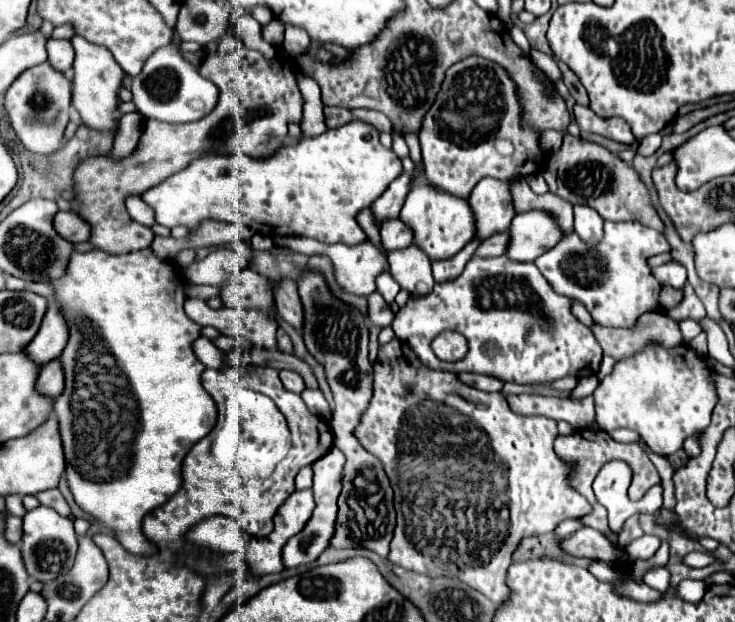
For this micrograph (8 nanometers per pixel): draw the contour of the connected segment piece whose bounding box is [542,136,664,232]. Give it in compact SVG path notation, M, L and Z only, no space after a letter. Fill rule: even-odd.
M564 136L564 150L560 150L560 156L550 158L550 164L546 164L542 176L550 184L550 192L570 200L572 204L592 206L604 220L636 220L644 226L664 232L664 222L652 206L650 192L644 186L642 176L630 164L596 142Z

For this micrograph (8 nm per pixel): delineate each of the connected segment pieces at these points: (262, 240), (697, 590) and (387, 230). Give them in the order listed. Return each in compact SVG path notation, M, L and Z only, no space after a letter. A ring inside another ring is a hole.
M256 233L251 239L251 246L253 250L267 251L274 246L274 242L271 237Z
M682 580L678 584L678 592L680 592L680 598L684 598L686 602L698 602L704 592L706 592L706 582L698 582L698 580Z
M390 218L382 222L380 228L382 236L382 246L386 250L396 250L396 248L406 248L414 242L414 232L410 226L406 226L400 218Z

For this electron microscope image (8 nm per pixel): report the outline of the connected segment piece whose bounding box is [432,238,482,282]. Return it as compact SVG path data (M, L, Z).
M474 238L470 240L456 256L448 258L448 260L434 260L432 262L432 272L434 272L434 280L436 282L448 282L452 278L458 278L458 274L462 274L466 262L472 258L472 254L476 252L476 248L482 244L482 238Z

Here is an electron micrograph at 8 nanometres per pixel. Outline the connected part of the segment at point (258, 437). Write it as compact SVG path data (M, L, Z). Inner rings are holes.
M242 390L242 396L236 396L236 399L242 399L242 430L244 430L244 442L240 446L236 466L248 476L268 476L276 468L276 462L280 462L288 454L290 442L284 416L270 398L264 398L258 392Z

